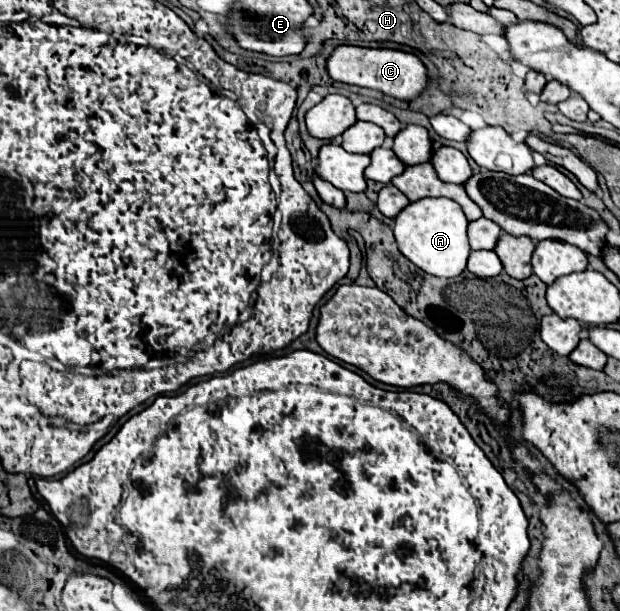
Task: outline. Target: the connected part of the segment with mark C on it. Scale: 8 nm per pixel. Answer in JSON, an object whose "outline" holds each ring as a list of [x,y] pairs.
{"outline":[[[337,46],[331,58],[327,60],[329,76],[333,80],[355,84],[371,90],[379,90],[387,96],[399,100],[413,100],[417,98],[427,86],[427,70],[421,64],[419,56],[401,52],[401,50],[387,50],[387,48],[359,48],[359,46]]]}

